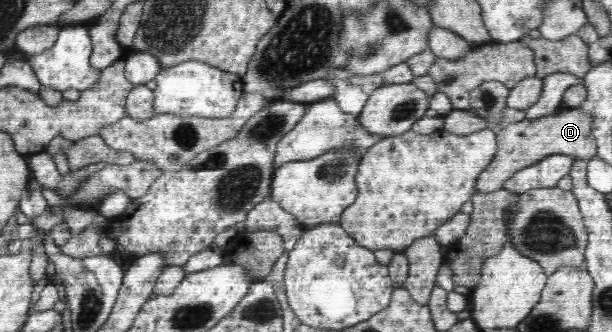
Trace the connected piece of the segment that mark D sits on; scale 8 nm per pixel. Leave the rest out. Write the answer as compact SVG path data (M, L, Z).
M565 107L558 114L535 121L524 119L512 123L497 135L497 152L490 165L476 181L476 190L481 193L492 193L503 189L504 181L508 181L514 173L525 167L534 165L546 156L564 154L582 160L590 160L596 156L596 140L592 133L594 118L584 114L579 108Z

